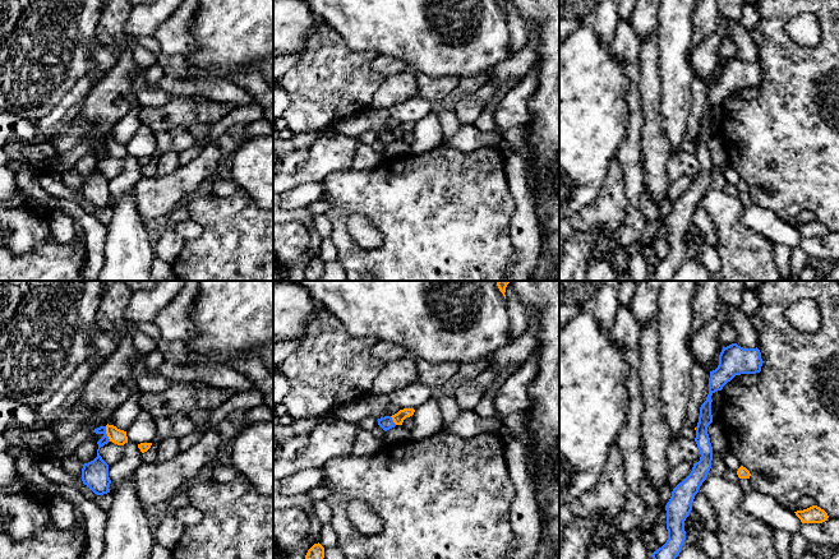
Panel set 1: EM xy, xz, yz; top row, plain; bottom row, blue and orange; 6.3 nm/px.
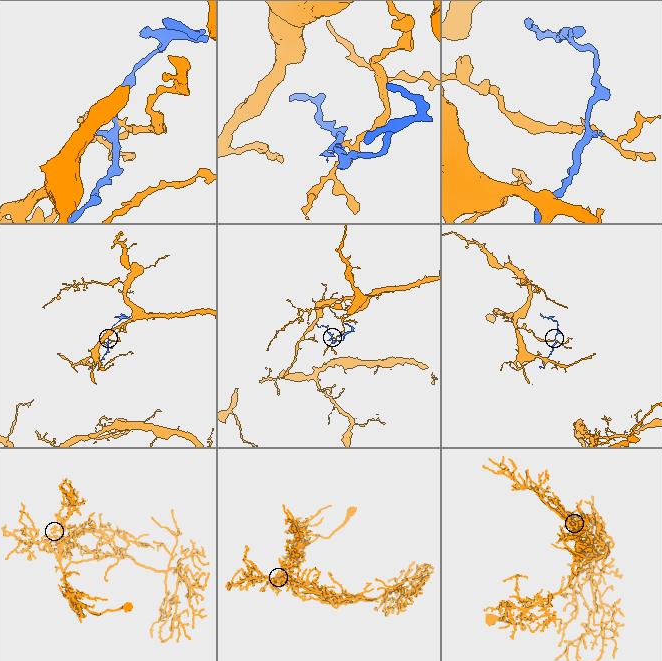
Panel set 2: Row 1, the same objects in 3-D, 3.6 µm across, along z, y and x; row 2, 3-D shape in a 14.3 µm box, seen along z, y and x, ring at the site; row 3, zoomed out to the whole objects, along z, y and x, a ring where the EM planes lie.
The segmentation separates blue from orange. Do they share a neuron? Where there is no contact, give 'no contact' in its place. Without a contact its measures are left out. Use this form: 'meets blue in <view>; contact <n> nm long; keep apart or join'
meets blue in xy; contact 100 nm long; keep apart

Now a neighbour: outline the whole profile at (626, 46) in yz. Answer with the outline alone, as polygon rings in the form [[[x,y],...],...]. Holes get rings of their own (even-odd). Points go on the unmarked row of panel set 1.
[[[621,19],[609,46],[612,55],[622,64],[628,77],[626,102],[630,110],[628,129],[616,154],[624,174],[624,190],[628,207],[624,222],[613,235],[618,246],[626,248],[639,241],[647,223],[640,209],[640,198],[645,189],[645,172],[641,154],[641,130],[645,117],[640,101],[640,51],[637,37],[630,19]]]

